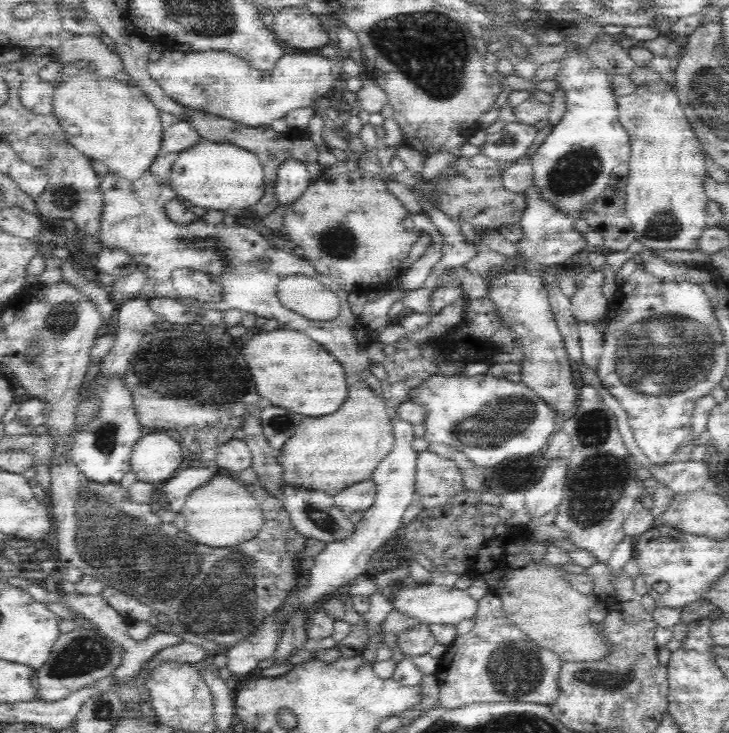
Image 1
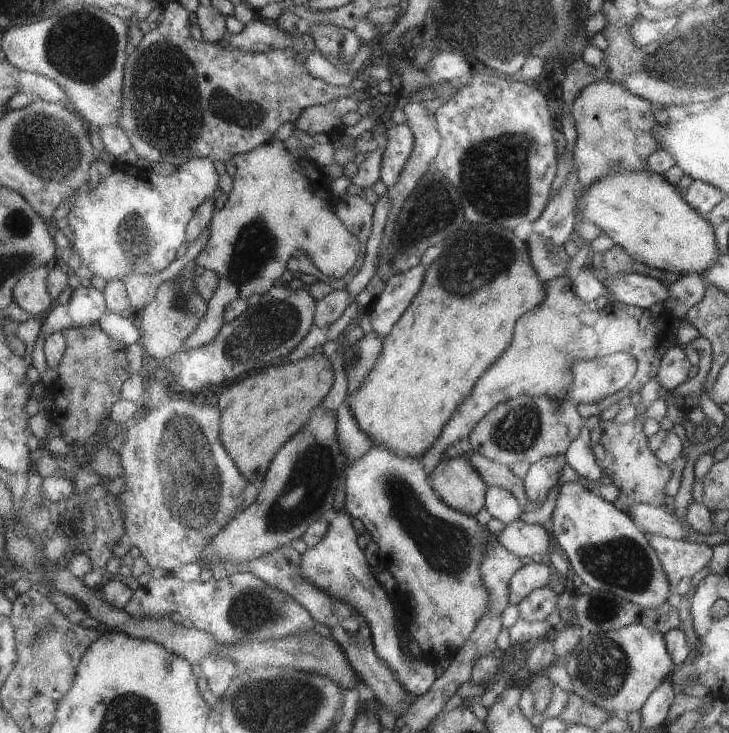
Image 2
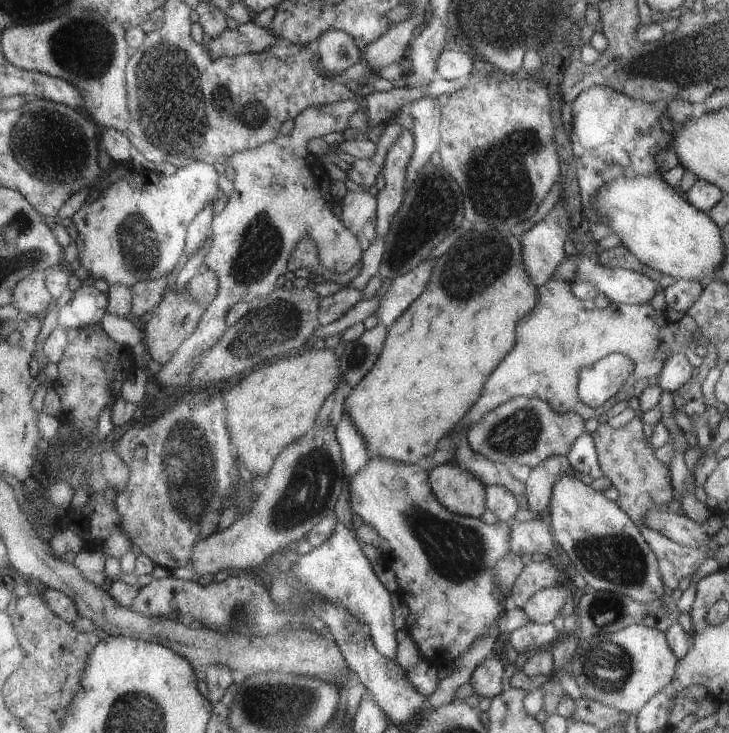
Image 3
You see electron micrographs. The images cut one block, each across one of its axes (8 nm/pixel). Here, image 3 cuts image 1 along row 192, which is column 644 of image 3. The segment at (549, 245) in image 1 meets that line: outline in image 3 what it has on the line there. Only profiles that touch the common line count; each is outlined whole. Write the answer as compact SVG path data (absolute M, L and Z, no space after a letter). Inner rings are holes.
M641 528L641 538L657 560L659 576L667 592L677 590L681 578L693 576L695 570L705 562L709 552L707 546L681 546L647 528Z

